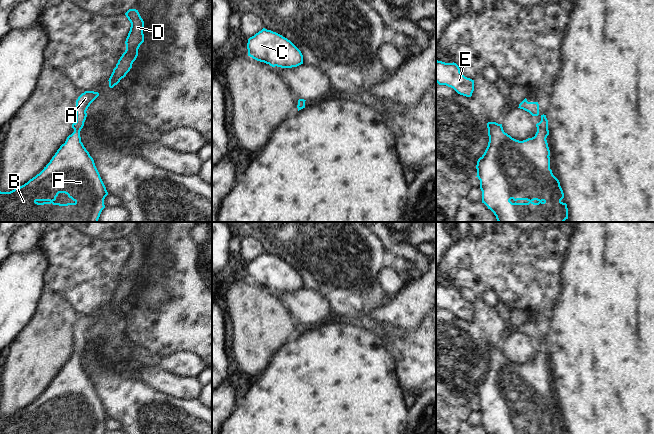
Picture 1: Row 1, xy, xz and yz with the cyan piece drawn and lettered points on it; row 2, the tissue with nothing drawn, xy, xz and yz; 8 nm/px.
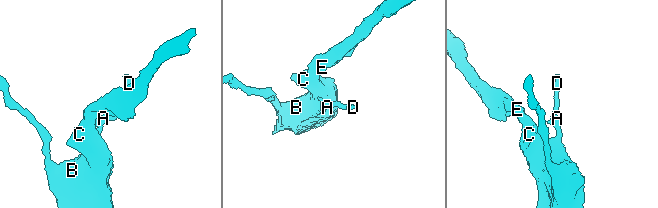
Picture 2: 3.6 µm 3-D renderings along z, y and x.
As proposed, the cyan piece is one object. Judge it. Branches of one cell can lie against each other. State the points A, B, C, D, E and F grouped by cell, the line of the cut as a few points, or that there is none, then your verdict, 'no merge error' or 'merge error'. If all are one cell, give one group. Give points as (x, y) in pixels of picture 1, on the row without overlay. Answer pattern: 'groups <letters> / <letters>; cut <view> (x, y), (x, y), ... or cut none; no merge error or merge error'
groups A B C D E F; cut none; no merge error

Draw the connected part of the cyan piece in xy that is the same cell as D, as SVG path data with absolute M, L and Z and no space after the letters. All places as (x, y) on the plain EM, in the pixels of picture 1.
M129 233L125 237L125 239L130 245L131 251L125 265L126 274L118 284L118 287L113 293L113 296L108 304L110 312L113 312L115 309L117 309L120 304L124 302L126 298L130 295L133 286L138 280L138 273L140 269L144 266L144 245L141 242L138 234Z

